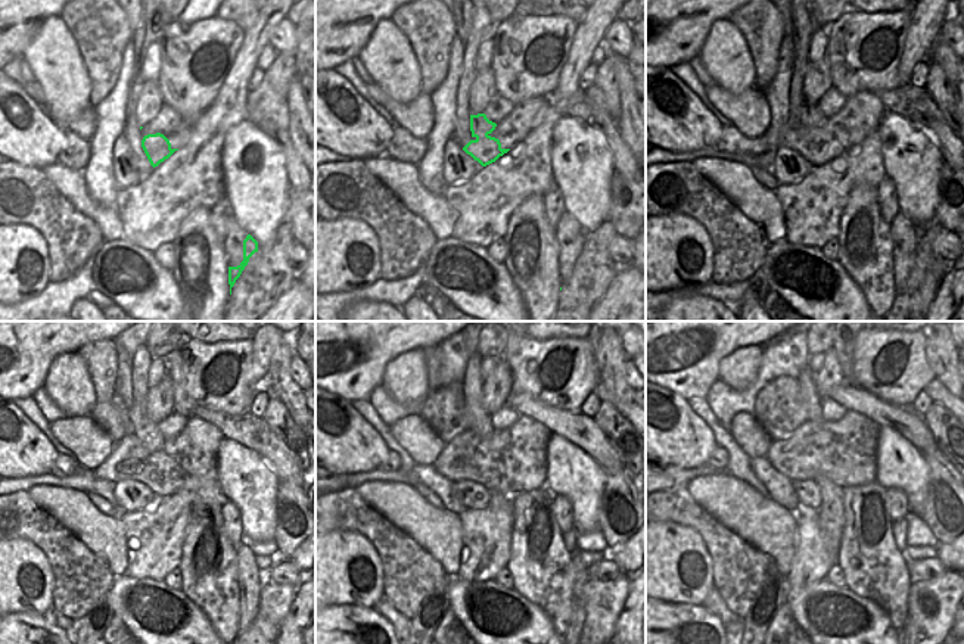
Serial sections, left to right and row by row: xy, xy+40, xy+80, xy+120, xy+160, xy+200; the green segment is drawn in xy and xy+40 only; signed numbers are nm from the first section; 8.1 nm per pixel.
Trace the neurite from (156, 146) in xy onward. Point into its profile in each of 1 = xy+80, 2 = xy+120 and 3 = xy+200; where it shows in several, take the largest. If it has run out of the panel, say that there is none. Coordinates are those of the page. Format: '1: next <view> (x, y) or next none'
1: next xy+80 (817, 151)
2: next xy+120 (148, 431)
3: next xy+200 (811, 398)

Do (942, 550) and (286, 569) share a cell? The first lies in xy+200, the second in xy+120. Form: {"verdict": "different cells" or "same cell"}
{"verdict": "different cells"}

